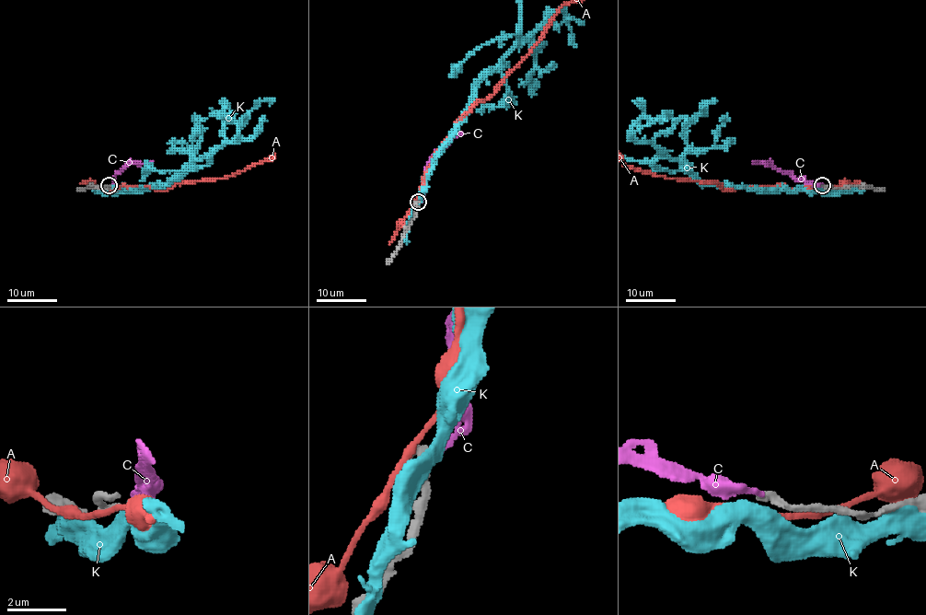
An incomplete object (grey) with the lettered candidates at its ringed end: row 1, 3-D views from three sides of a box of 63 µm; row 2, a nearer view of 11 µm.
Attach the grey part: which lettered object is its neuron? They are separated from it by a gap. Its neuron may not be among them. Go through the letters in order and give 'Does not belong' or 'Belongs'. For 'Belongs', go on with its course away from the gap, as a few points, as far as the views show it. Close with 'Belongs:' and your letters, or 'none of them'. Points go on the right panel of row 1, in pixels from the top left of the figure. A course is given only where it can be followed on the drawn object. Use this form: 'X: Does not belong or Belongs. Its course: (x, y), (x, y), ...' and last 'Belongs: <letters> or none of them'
A: Does not belong
C: Belongs. Its course: (821, 185), (796, 180), (770, 163), (753, 161)
K: Does not belong
Belongs: C

